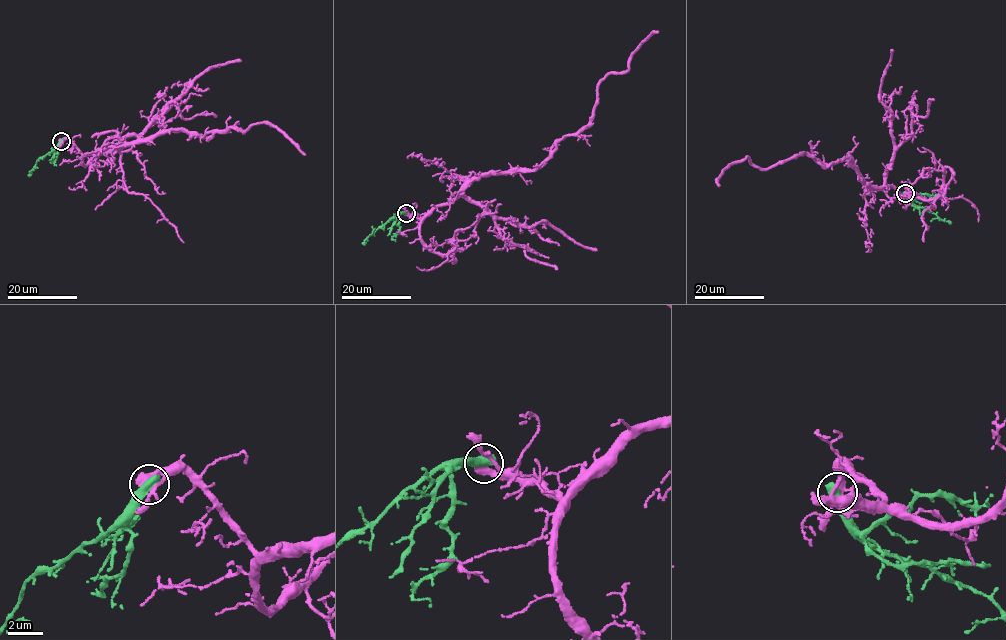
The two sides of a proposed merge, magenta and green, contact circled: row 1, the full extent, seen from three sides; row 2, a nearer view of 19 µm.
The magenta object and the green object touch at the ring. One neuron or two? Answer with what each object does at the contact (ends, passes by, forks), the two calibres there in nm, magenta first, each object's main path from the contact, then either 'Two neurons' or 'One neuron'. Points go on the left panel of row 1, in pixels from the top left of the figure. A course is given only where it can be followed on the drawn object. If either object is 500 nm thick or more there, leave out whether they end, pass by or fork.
Thickness 500 nm (magenta) against 650 nm. Course of magenta: (61, 141), (84, 154), (168, 131), (208, 139), (267, 122), (304, 155). Course of green: (61, 141), (39, 159), (29, 176). Two neurons

